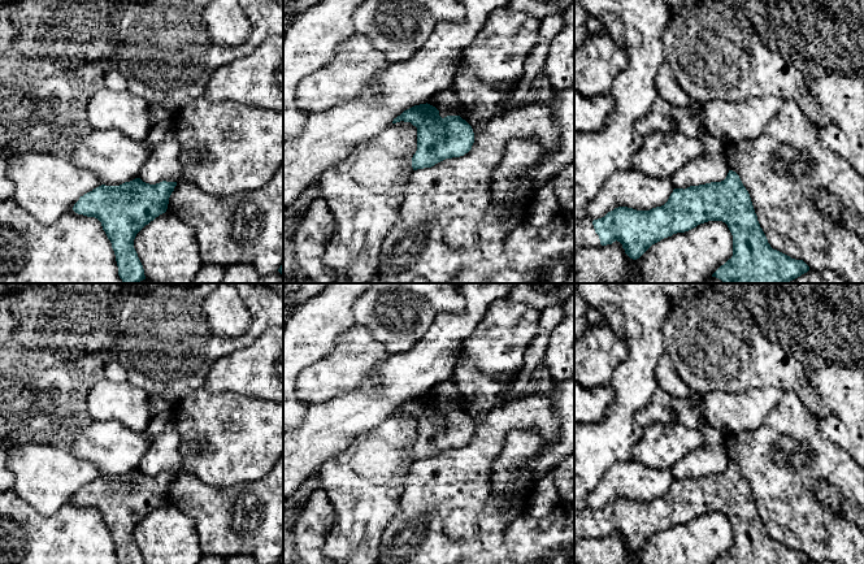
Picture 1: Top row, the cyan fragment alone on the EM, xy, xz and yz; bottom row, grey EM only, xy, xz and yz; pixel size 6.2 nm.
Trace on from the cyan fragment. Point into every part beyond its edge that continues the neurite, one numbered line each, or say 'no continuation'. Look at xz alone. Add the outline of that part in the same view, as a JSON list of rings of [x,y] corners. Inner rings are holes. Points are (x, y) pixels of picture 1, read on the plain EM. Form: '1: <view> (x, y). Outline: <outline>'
no continuation

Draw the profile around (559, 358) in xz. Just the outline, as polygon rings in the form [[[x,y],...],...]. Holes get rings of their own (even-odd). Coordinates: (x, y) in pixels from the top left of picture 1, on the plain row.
[[[574,292],[564,303],[564,320],[551,331],[543,366],[553,385],[574,378]]]

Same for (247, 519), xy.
[[[283,455],[266,477],[230,487],[216,487],[179,472],[166,503],[195,520],[201,555],[251,555],[257,564],[278,563],[283,555]]]

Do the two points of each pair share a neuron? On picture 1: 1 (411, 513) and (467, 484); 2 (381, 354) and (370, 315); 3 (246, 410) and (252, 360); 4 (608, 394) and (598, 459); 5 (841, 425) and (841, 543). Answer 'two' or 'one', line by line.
1: one
2: two
3: two
4: two
5: two

